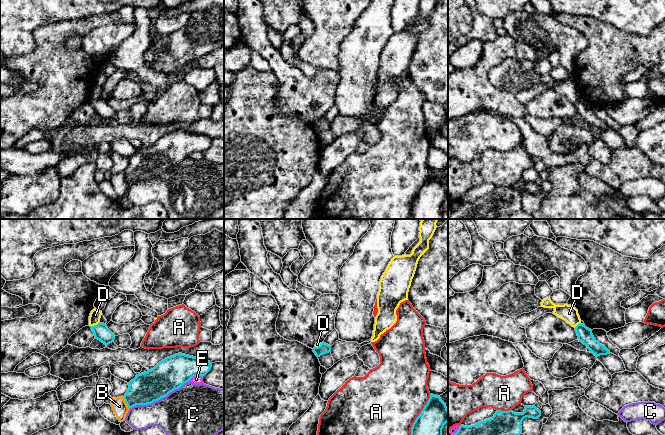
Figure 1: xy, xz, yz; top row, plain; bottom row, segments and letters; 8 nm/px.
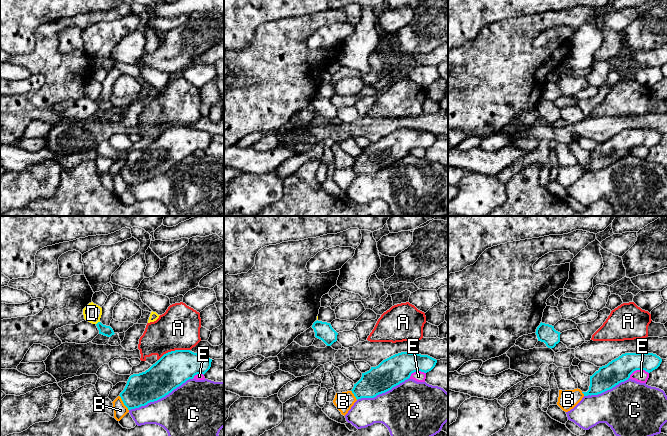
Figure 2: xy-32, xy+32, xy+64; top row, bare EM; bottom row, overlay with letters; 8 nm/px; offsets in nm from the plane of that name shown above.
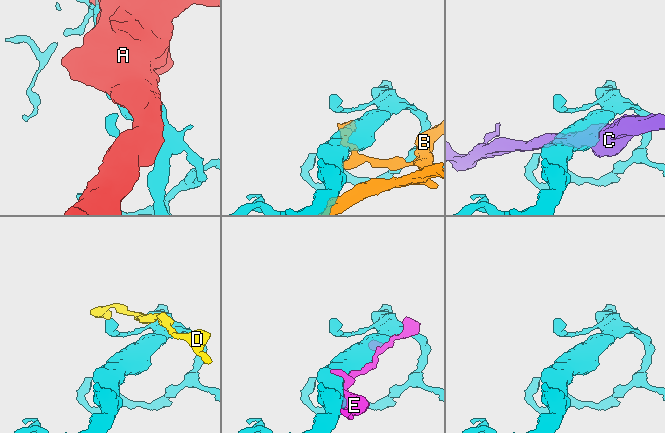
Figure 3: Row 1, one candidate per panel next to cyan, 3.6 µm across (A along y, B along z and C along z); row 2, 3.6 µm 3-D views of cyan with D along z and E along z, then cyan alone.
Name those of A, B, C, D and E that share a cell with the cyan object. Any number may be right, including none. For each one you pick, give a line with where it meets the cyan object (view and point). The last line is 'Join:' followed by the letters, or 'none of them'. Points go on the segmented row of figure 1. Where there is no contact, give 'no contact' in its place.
Join: none of them

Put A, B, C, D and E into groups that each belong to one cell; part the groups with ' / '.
A / B / C / D / E

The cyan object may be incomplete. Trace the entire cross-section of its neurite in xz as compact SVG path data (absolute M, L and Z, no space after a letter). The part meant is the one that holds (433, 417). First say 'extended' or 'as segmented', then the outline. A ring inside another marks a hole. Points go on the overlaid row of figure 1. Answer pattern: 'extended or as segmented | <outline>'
as segmented | M430 394L423 410L411 428L411 435L442 435L442 429L448 422L448 408L439 396Z

